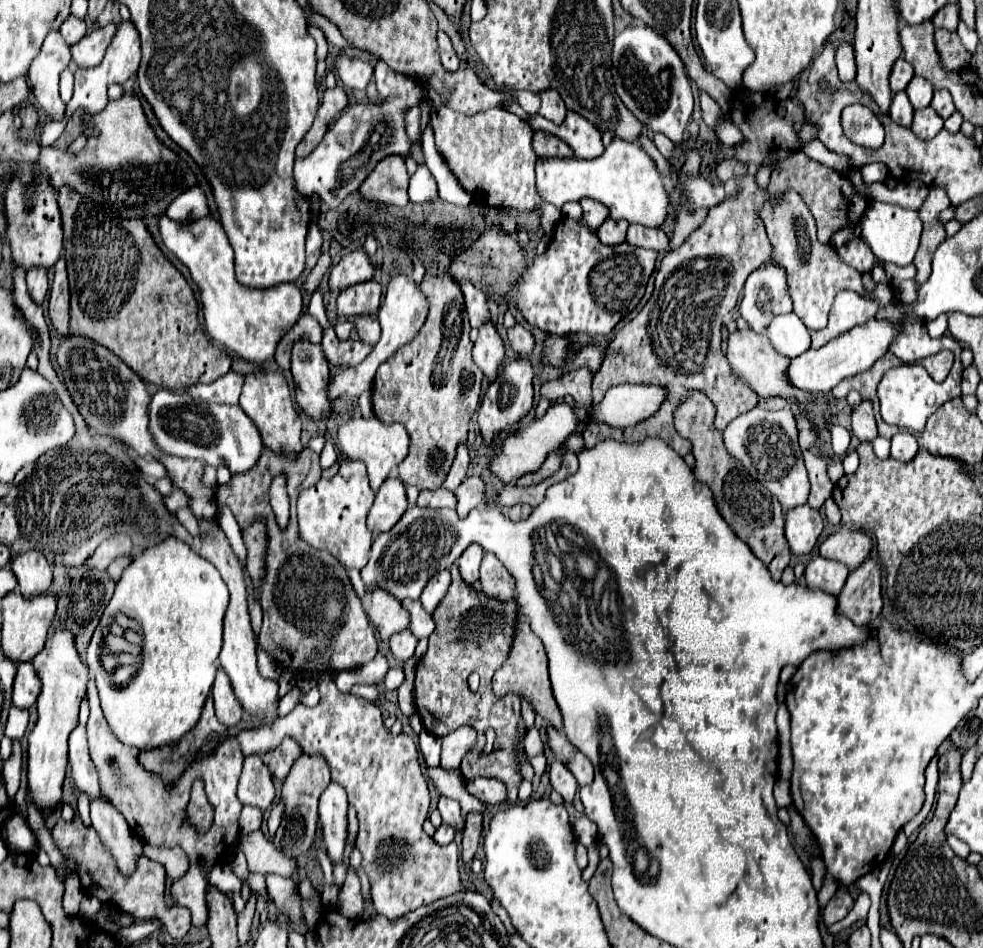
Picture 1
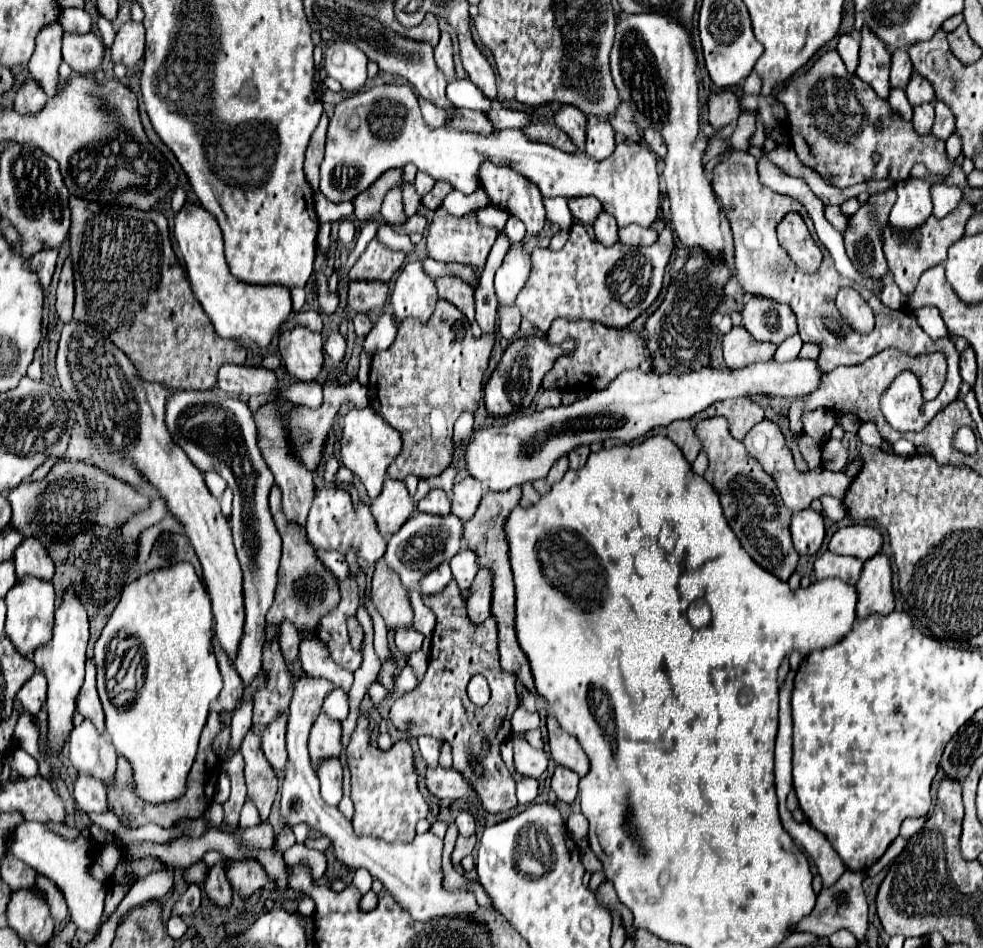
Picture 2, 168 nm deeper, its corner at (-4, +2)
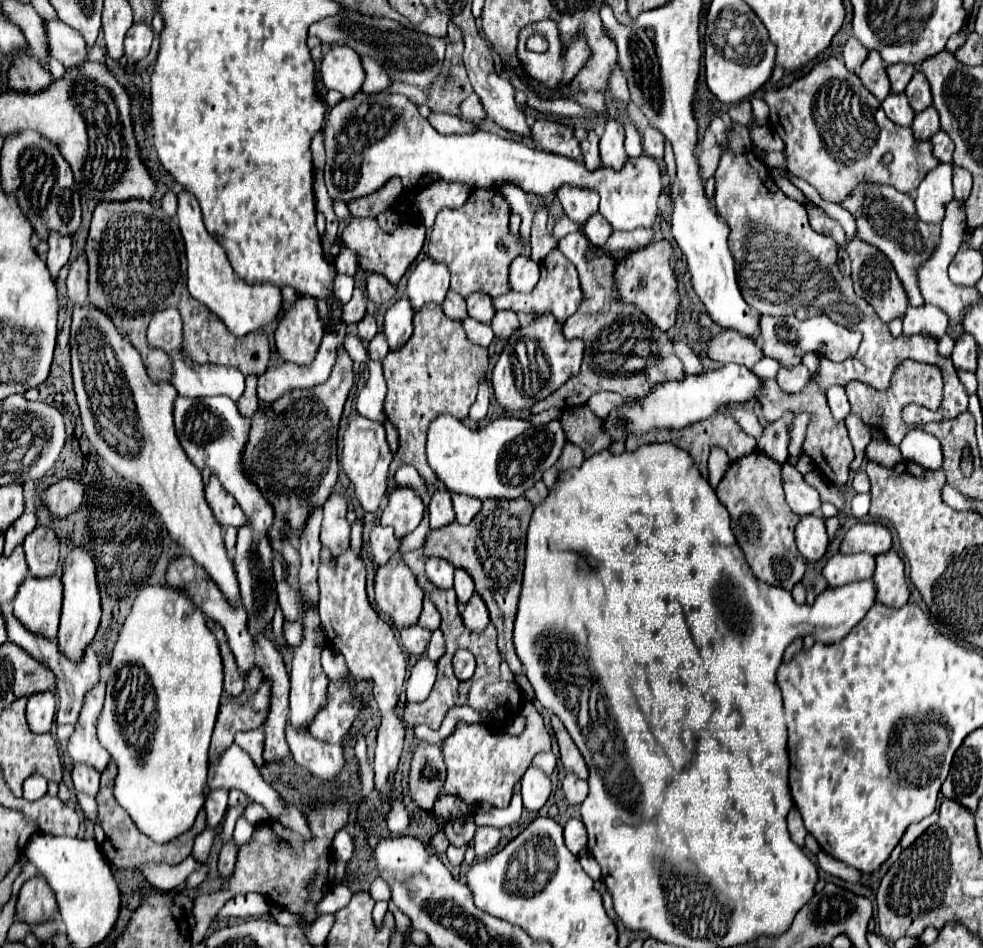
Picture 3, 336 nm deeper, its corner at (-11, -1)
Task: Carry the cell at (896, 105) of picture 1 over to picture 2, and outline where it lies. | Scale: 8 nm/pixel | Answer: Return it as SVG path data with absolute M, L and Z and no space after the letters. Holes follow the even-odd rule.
M891 89L887 101L889 101L893 113L901 115L901 119L905 119L905 121L911 121L911 117L913 117L913 107L909 105L907 95L905 95L903 89Z

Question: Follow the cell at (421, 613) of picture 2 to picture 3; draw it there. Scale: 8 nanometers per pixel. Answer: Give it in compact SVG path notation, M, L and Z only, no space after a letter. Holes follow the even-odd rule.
M428 596L424 598L424 608L422 608L422 616L420 616L418 624L428 630L440 628L440 612L436 610L436 606L432 606L432 600Z

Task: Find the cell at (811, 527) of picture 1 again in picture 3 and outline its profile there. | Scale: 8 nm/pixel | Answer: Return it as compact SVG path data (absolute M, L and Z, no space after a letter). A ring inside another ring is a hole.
M808 514L800 518L796 526L796 546L800 554L810 562L816 562L826 554L828 534L820 514Z

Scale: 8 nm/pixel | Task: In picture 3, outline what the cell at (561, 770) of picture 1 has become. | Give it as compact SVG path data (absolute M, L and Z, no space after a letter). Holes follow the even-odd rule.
M566 774L562 782L562 790L564 790L568 804L582 804L588 794L588 782L580 780L576 774Z

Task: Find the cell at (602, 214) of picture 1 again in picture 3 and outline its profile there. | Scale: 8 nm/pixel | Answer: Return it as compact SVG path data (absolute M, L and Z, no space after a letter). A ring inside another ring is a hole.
M562 186L556 196L560 198L566 216L578 224L586 224L586 220L598 212L598 194L594 190Z

